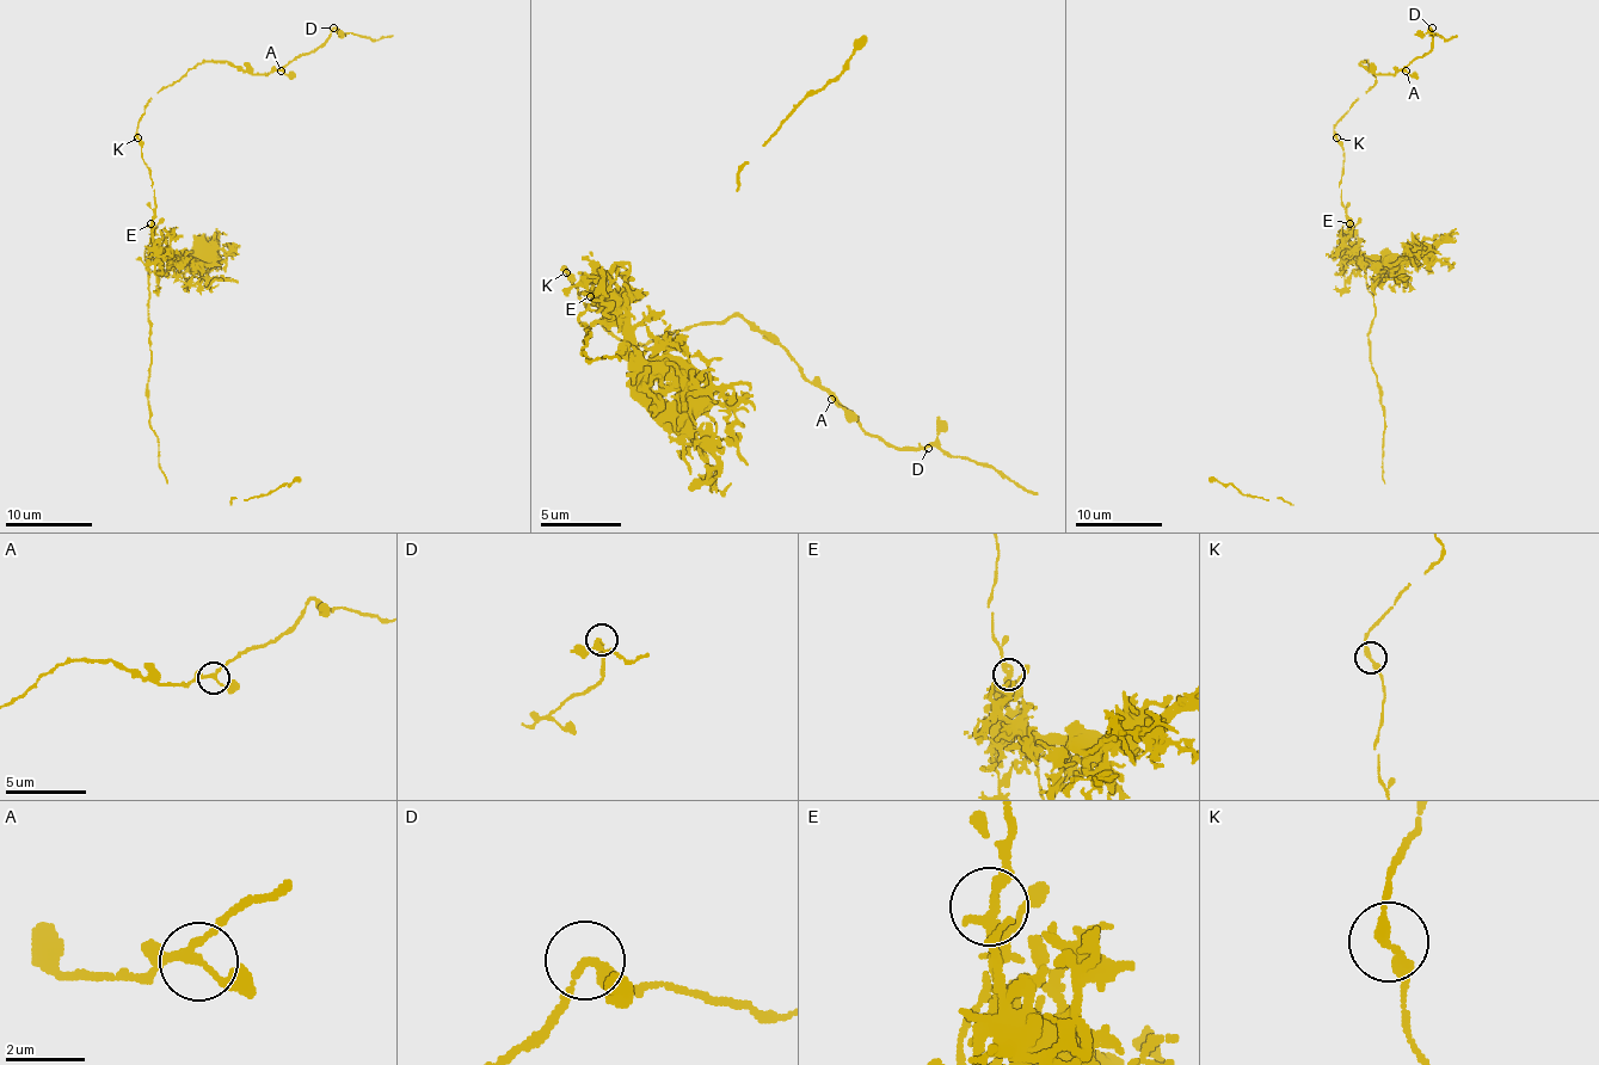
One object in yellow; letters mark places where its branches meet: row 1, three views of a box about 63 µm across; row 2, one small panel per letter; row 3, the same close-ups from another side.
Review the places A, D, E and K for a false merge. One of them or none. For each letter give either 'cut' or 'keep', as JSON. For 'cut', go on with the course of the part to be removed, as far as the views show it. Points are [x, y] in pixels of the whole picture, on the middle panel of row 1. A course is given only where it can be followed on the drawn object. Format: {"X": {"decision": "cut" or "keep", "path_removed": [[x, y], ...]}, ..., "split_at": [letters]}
{"A": {"decision": "keep"}, "D": {"decision": "keep"}, "E": {"decision": "cut", "path_removed": [[591, 295], [615, 319], [635, 351], [635, 383], [699, 448], [715, 487], [723, 492], [731, 484]]}, "K": {"decision": "keep"}, "split_at": ["E"]}

